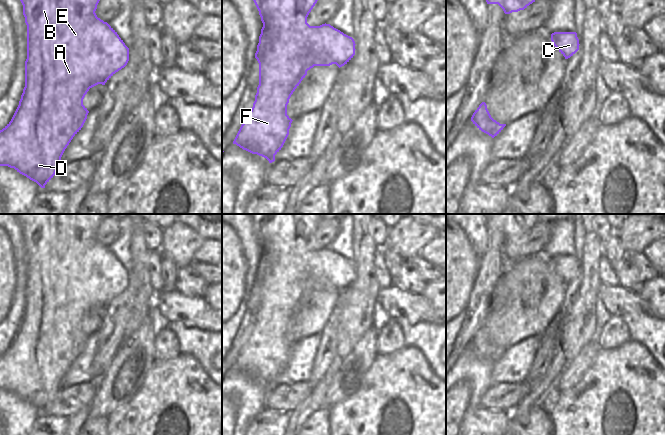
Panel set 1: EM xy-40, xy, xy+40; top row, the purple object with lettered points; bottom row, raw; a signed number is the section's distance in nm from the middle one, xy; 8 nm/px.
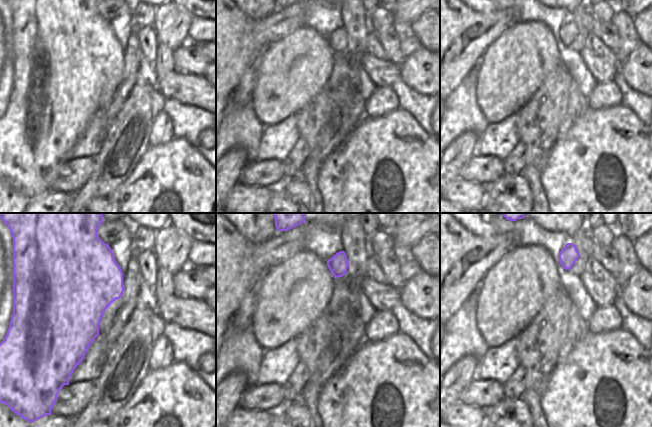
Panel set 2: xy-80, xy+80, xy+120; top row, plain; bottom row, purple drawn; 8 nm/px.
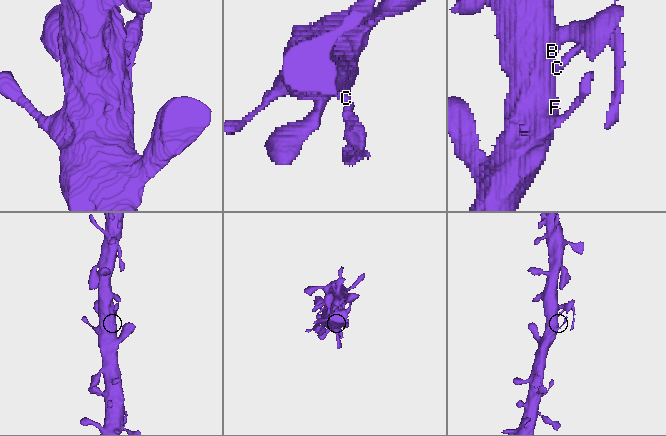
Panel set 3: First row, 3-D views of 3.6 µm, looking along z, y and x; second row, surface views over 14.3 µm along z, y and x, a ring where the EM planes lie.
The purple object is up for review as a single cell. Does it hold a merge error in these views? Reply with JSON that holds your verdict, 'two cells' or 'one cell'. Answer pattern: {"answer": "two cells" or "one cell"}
{"answer": "one cell"}

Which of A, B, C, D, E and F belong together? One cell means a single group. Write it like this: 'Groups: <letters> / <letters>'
Groups: A B C D E F

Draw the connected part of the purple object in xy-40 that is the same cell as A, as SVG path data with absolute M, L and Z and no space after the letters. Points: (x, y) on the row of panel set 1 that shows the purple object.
M20 0L23 5L23 15L27 25L27 59L25 61L25 87L19 105L11 121L0 130L0 166L14 168L20 174L36 182L41 188L53 178L61 165L61 157L73 139L83 127L89 111L83 105L83 99L90 88L105 83L129 61L129 48L117 32L107 23L97 17L95 11L100 0Z

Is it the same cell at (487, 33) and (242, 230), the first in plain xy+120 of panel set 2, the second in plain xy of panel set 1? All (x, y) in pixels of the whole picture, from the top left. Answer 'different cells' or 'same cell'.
different cells

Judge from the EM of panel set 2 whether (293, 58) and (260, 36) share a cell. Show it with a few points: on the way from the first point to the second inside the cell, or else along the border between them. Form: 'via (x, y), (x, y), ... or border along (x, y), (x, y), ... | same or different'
border along (292, 32), (274, 40), (265, 47) | different

